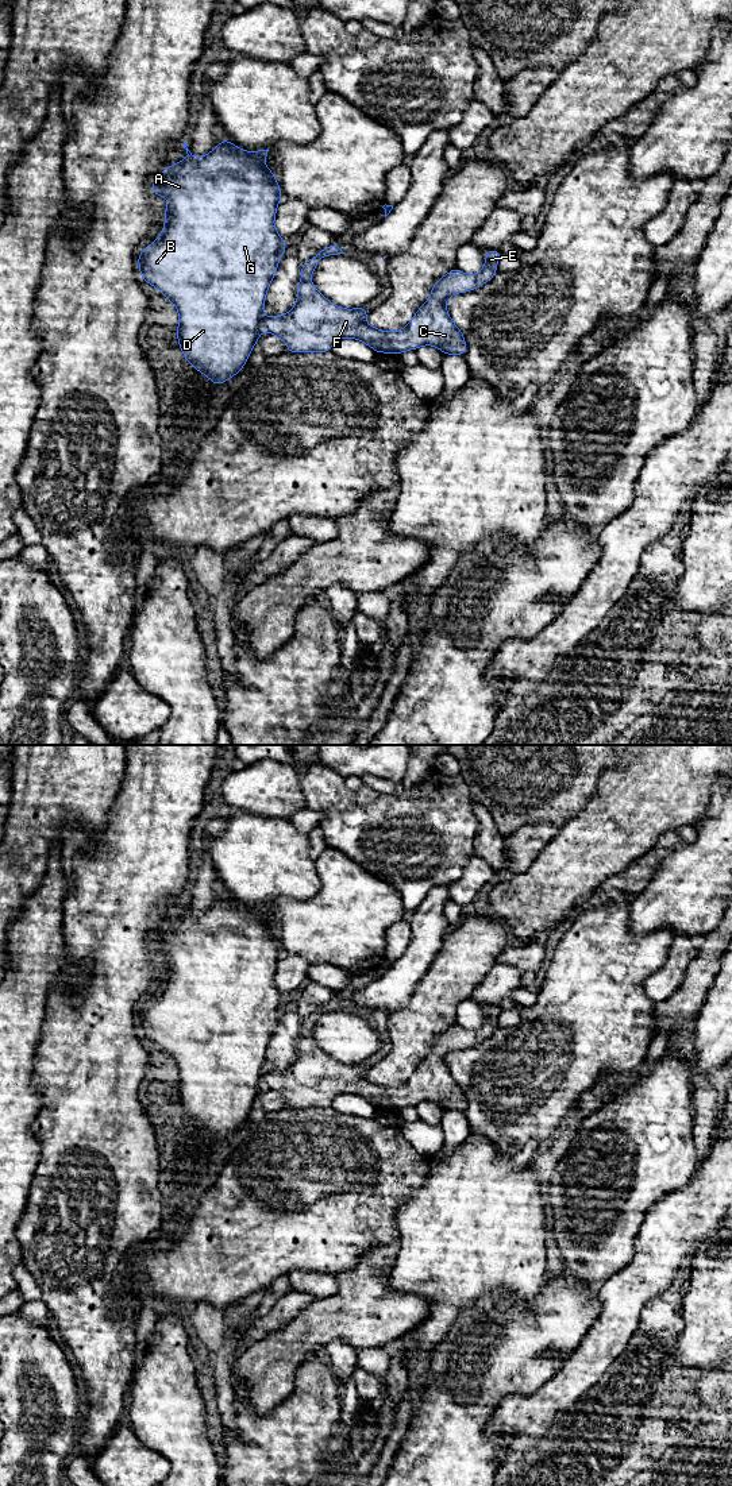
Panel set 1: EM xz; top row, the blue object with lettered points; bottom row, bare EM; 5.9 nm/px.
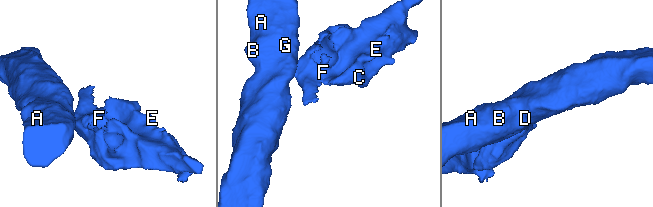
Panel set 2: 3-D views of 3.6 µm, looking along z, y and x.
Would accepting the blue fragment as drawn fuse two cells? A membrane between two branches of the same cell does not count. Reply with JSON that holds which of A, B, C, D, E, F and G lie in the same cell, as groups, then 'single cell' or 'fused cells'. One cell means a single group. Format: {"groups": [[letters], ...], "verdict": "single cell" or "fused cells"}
{"groups": [["A", "B", "D", "G"], ["C", "E", "F"]], "verdict": "fused cells"}

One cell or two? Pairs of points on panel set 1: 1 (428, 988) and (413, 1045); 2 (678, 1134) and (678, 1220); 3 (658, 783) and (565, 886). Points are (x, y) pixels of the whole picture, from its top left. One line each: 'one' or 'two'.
1: one
2: two
3: one

